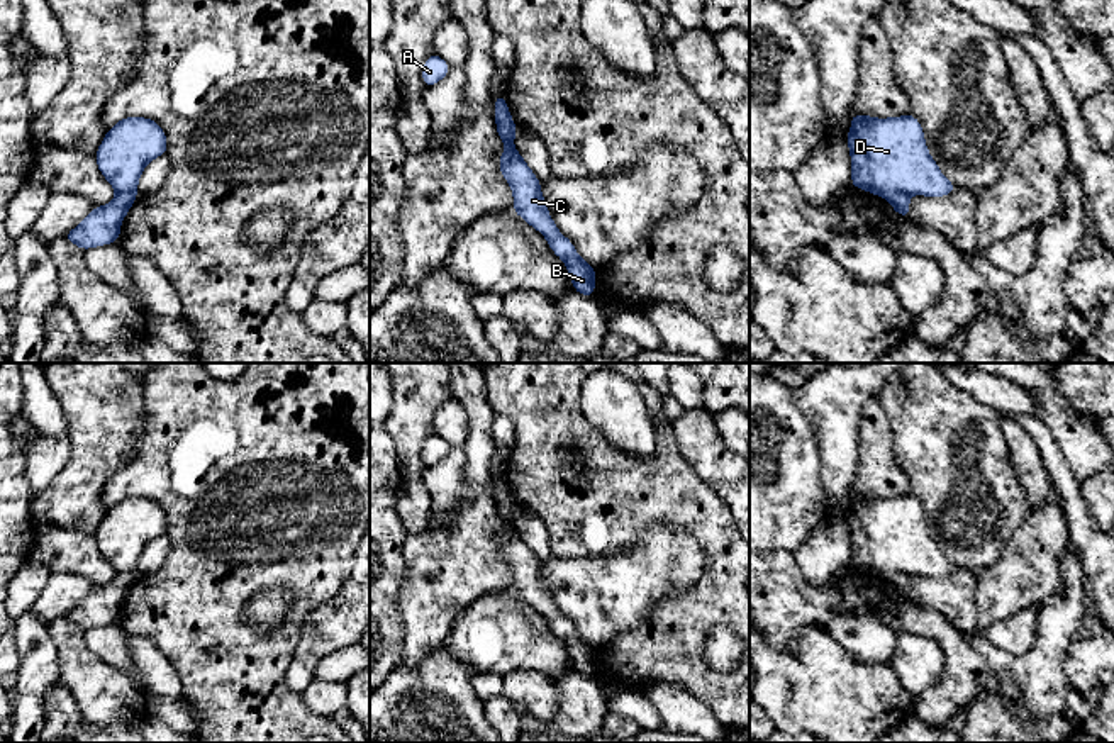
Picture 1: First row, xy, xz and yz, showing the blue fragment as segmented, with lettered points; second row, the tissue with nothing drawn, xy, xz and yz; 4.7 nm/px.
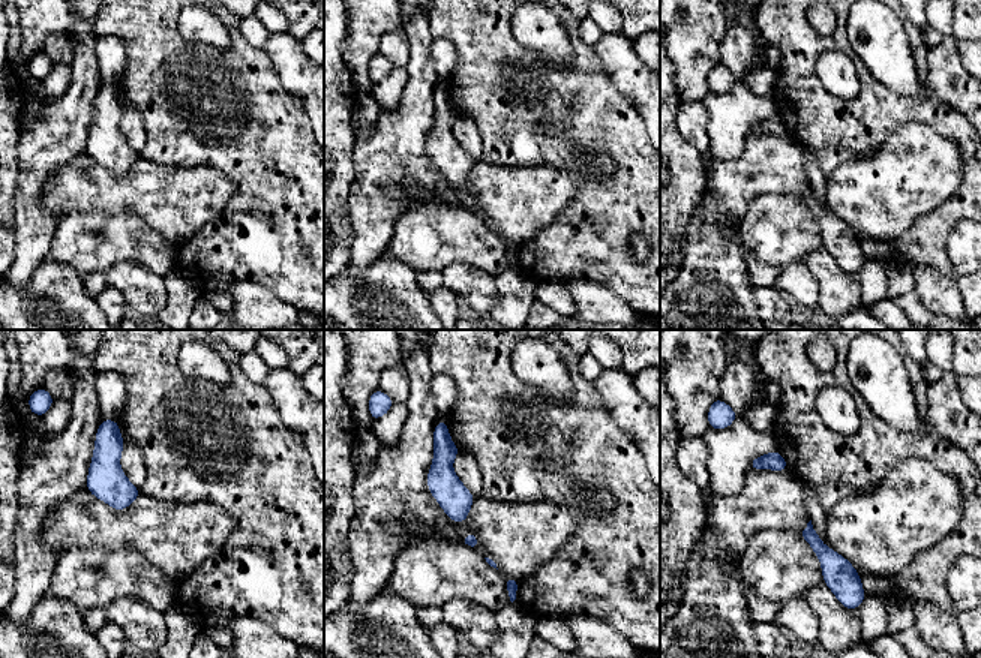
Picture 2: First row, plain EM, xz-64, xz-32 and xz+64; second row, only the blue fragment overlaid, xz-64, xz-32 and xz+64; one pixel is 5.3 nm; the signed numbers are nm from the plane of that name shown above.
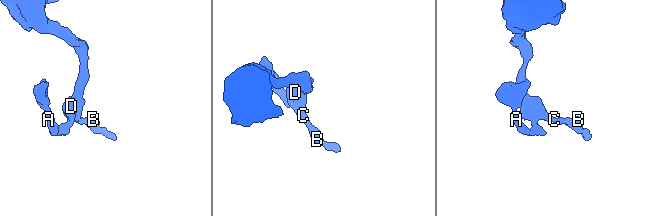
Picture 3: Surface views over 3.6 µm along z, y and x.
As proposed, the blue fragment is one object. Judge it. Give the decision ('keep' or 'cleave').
cleave

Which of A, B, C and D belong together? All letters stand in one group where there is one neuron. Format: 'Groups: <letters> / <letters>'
Groups: A / B C D

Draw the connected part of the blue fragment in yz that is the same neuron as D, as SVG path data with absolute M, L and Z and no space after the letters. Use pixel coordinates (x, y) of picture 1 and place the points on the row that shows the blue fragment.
M851 115L846 136L851 187L890 198L894 193L944 197L958 190L931 158L922 126L912 115Z

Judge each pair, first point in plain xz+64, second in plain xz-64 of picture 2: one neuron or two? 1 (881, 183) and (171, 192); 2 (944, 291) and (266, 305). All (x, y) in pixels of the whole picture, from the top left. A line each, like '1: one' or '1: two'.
1: one
2: one

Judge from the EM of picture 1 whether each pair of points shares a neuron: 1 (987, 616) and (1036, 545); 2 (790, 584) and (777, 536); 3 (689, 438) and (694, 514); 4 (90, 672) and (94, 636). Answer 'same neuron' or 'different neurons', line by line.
1: same neuron
2: different neurons
3: different neurons
4: different neurons

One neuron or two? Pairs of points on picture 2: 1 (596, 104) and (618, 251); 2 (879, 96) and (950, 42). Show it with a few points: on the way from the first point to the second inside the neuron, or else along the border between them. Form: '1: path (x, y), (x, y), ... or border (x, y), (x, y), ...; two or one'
1: path (624, 140), (624, 201), (618, 207), (618, 215); one
2: border (863, 63), (896, 92), (917, 95), (923, 89); two

